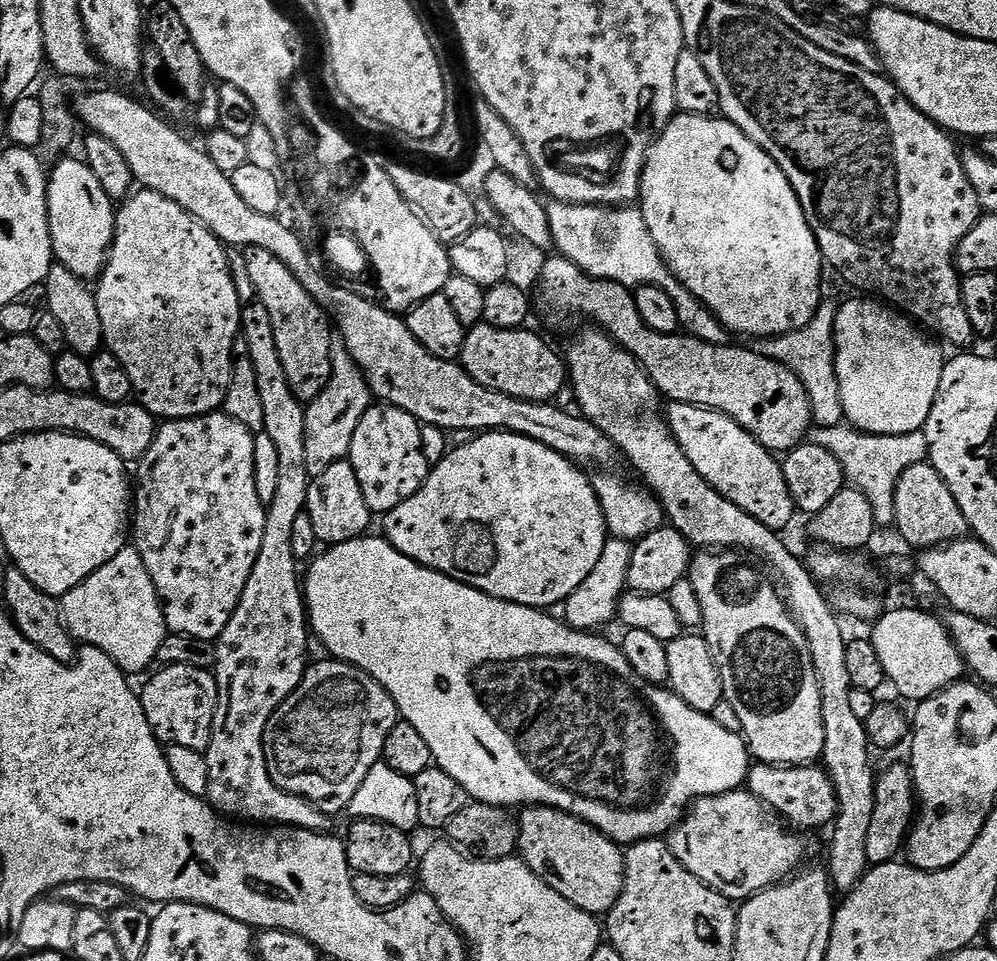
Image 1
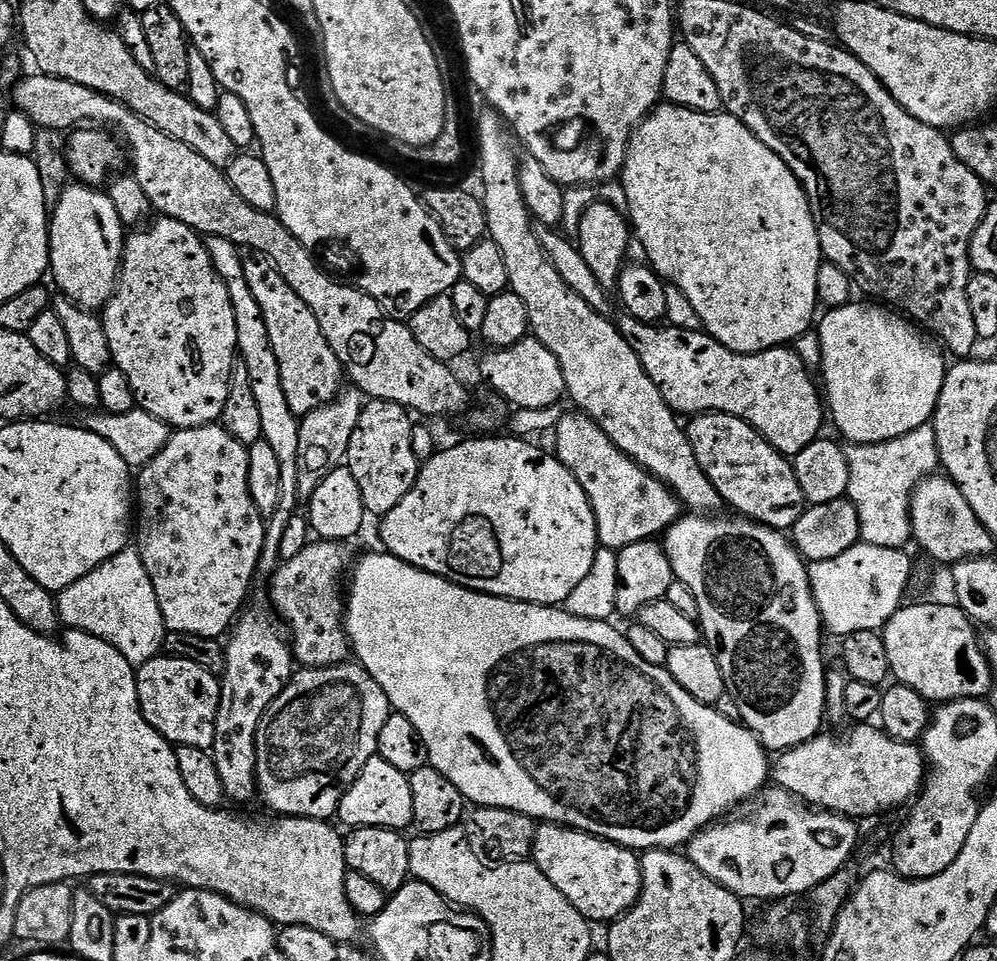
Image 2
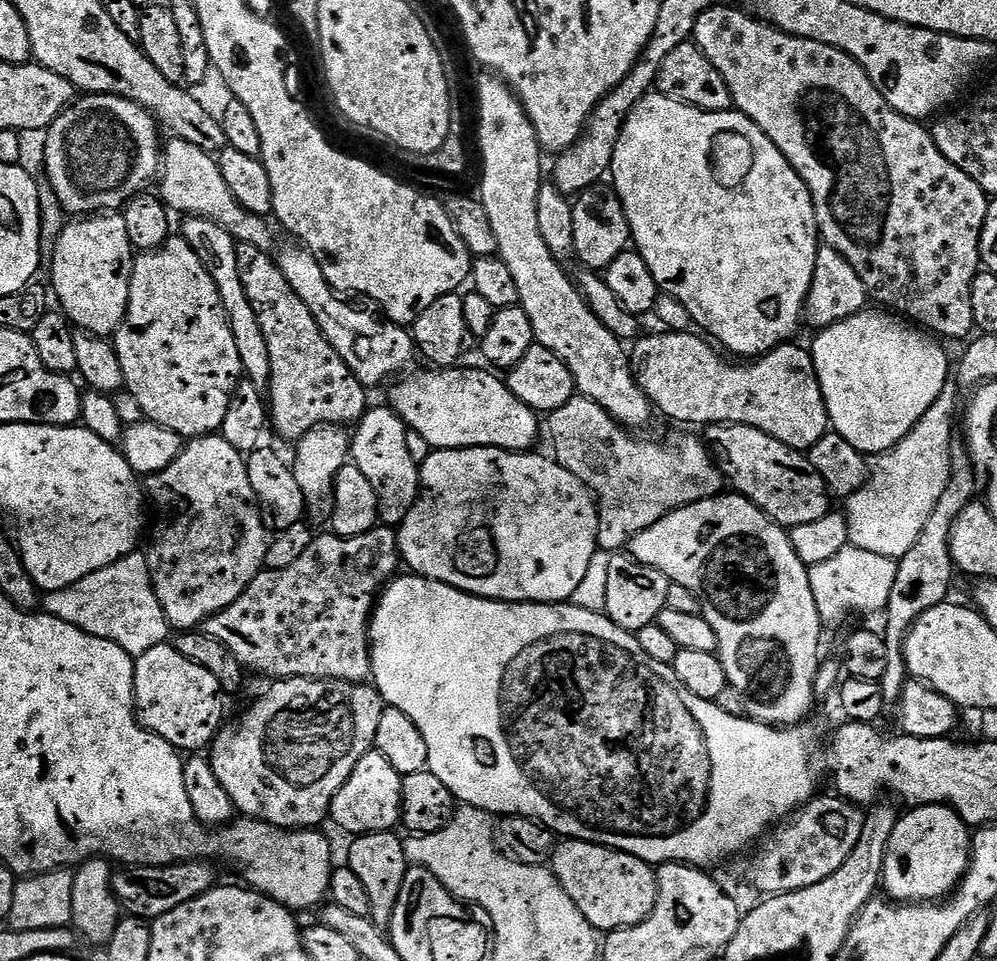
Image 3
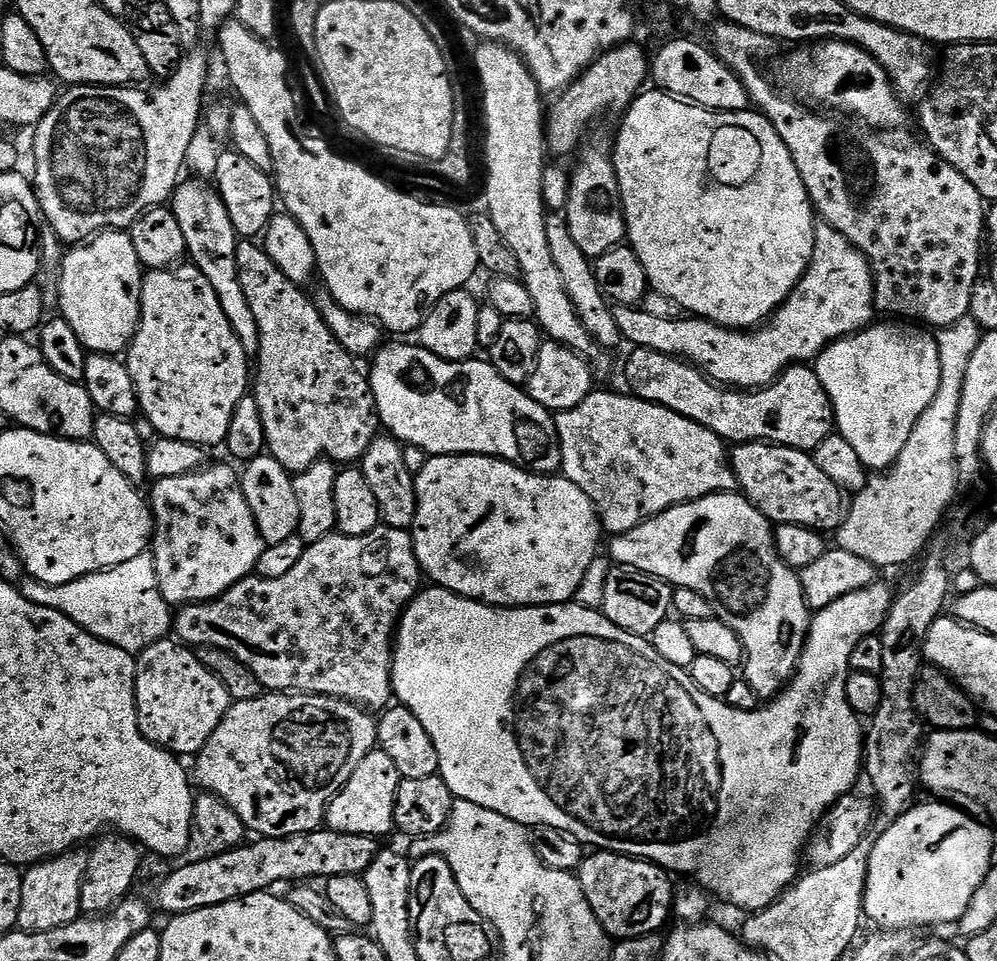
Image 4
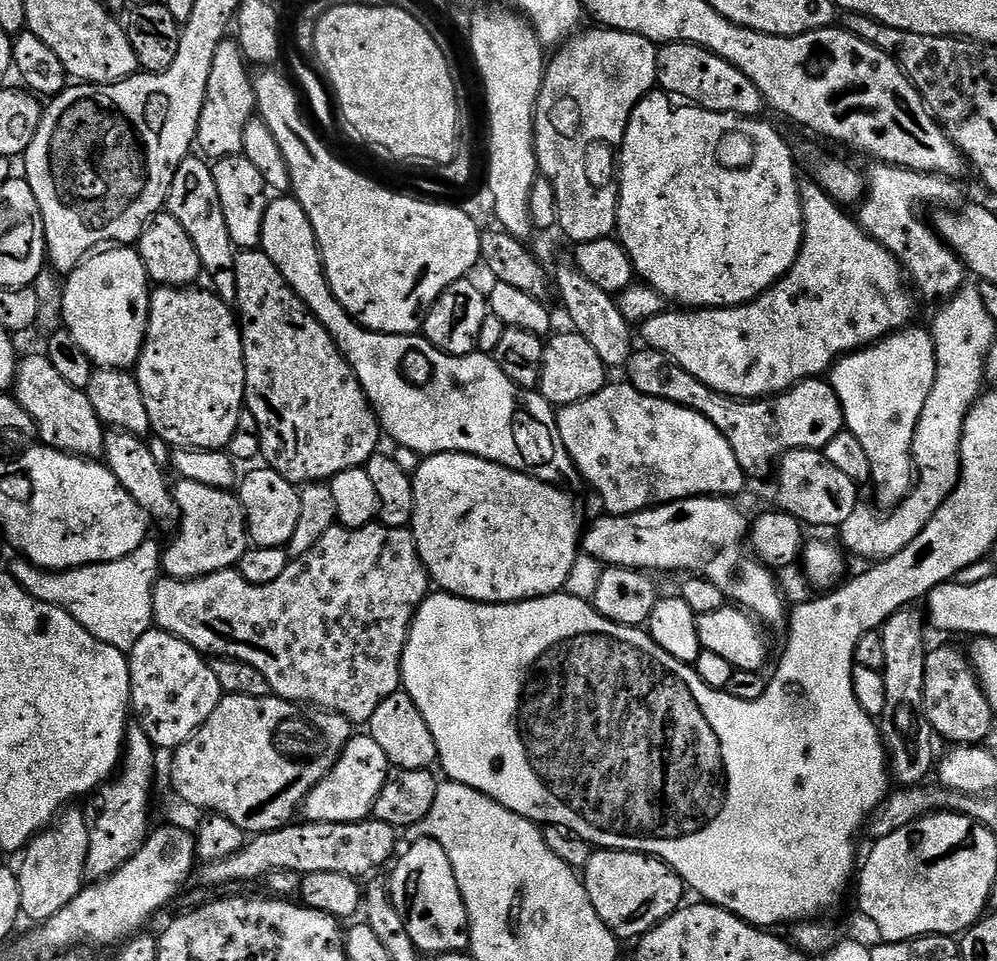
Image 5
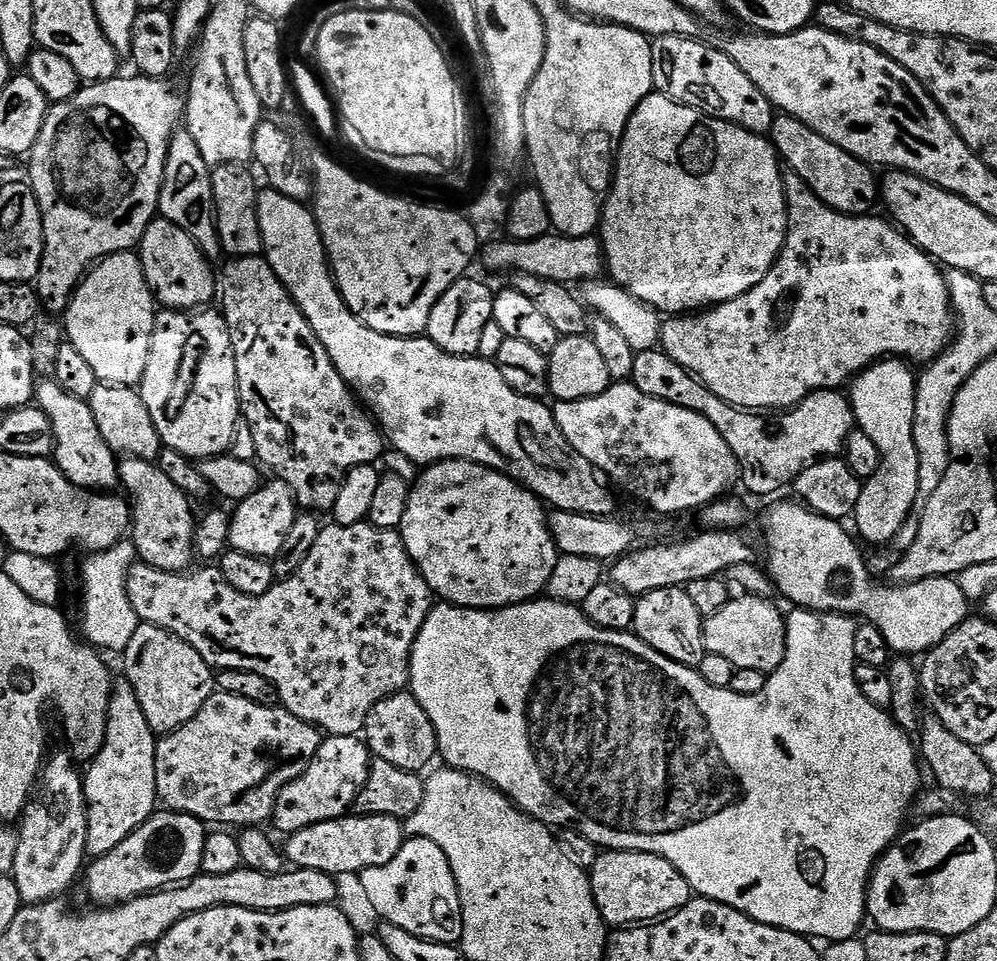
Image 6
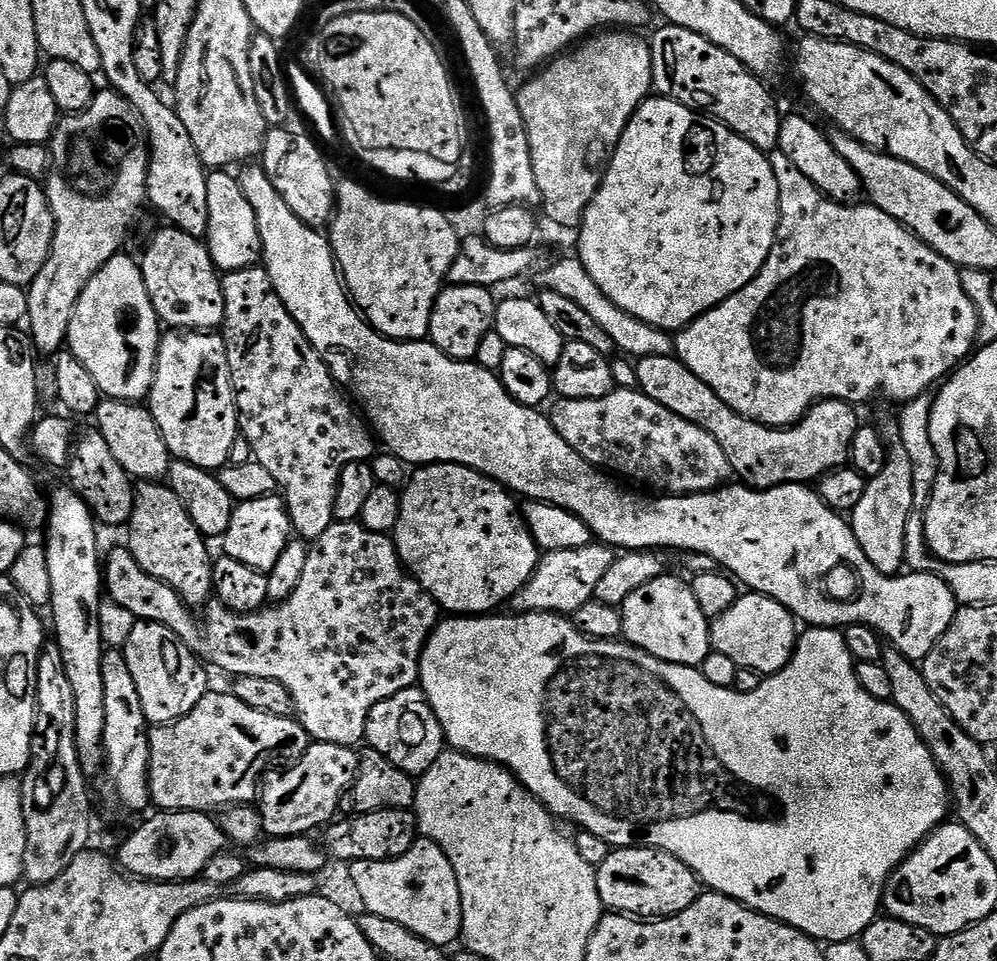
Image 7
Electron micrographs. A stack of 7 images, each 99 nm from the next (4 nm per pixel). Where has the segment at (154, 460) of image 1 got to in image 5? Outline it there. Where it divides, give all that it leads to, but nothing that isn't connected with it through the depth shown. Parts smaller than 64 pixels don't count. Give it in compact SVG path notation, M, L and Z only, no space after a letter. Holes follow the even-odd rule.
M177 479L172 489L172 497L176 499L178 527L175 529L176 537L168 546L166 544L162 552L163 575L174 580L193 580L227 568L235 569L250 547L248 521L244 518L244 508L240 505L239 495L226 488L202 486L202 482Z

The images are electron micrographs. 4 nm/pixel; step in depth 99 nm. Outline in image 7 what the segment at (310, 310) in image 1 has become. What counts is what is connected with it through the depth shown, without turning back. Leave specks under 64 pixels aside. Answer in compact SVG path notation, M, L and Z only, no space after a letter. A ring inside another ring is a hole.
M263 266L223 273L220 285L224 295L222 335L232 375L232 388L236 391L239 435L250 442L253 461L266 466L266 471L273 476L288 507L293 533L301 540L317 540L326 534L336 520L334 498L338 494L342 470L350 466L350 462L371 461L374 455L373 429L354 407L344 389L336 383L332 371L318 350L314 350L298 322L294 322L290 310L286 310L282 298L278 298L278 290L274 290L274 282L270 282L270 274Z

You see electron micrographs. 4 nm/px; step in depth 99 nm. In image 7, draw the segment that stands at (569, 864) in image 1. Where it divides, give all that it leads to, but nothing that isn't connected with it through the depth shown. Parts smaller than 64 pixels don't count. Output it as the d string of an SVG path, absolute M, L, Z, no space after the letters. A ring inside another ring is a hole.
M617 848L609 851L606 862L602 862L602 866L596 869L596 881L605 909L633 918L667 918L684 912L686 906L693 904L702 895L702 885L694 870L674 858L674 854L657 848Z

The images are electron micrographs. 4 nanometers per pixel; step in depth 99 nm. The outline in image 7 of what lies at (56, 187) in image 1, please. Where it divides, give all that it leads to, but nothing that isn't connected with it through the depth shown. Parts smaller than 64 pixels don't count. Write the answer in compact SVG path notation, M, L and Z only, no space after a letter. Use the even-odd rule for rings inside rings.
M117 254L114 258L110 258L110 262L106 262L106 266L102 266L102 270L98 270L98 274L94 274L94 278L90 278L86 290L82 290L82 294L78 298L78 306L74 306L74 318L70 318L70 330L68 331L66 348L67 351L74 354L74 358L78 358L78 362L82 362L82 366L86 366L86 370L90 370L90 378L94 378L98 390L107 399L144 402L148 399L148 393L152 391L152 383L154 382L154 374L156 373L156 359L160 353L162 321L156 317L156 311L150 302L150 294L146 290L146 282L142 278L142 270L139 263L135 259L131 260L130 257L124 255Z

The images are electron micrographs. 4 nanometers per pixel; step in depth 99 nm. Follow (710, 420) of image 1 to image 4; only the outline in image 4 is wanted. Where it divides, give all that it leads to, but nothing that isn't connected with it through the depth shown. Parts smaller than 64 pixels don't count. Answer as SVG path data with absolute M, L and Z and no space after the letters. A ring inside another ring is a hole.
M754 440L751 443L737 443L731 449L730 463L739 491L773 525L806 526L828 534L831 528L832 531L839 529L843 522L846 493L818 467L818 462L809 453L787 448L784 444Z

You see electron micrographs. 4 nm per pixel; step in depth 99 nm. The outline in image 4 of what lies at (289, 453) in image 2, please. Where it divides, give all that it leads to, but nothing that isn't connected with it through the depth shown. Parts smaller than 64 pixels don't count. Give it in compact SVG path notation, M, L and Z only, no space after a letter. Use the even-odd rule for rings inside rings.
M187 180L177 184L170 201L174 218L178 218L178 226L186 238L187 259L195 264L198 270L202 270L206 282L214 286L214 294L218 294L218 302L222 302L222 310L230 322L230 330L238 334L238 342L242 342L248 353L255 353L260 346L258 324L254 322L254 310L250 310L250 302L246 302L246 294L242 294L242 282L238 278L238 237L234 222L230 222L230 214L226 214L226 206L211 183Z

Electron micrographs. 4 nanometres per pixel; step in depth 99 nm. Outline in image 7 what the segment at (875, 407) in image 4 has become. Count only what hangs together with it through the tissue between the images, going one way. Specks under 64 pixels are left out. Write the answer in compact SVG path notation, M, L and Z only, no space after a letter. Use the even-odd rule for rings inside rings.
M883 425L882 431L889 443L888 461L886 466L882 466L882 474L868 480L862 502L858 502L858 506L850 513L850 523L866 558L870 558L870 562L874 562L882 574L894 576L906 564L906 526L908 519L914 515L914 470L911 451L900 444L897 425Z

